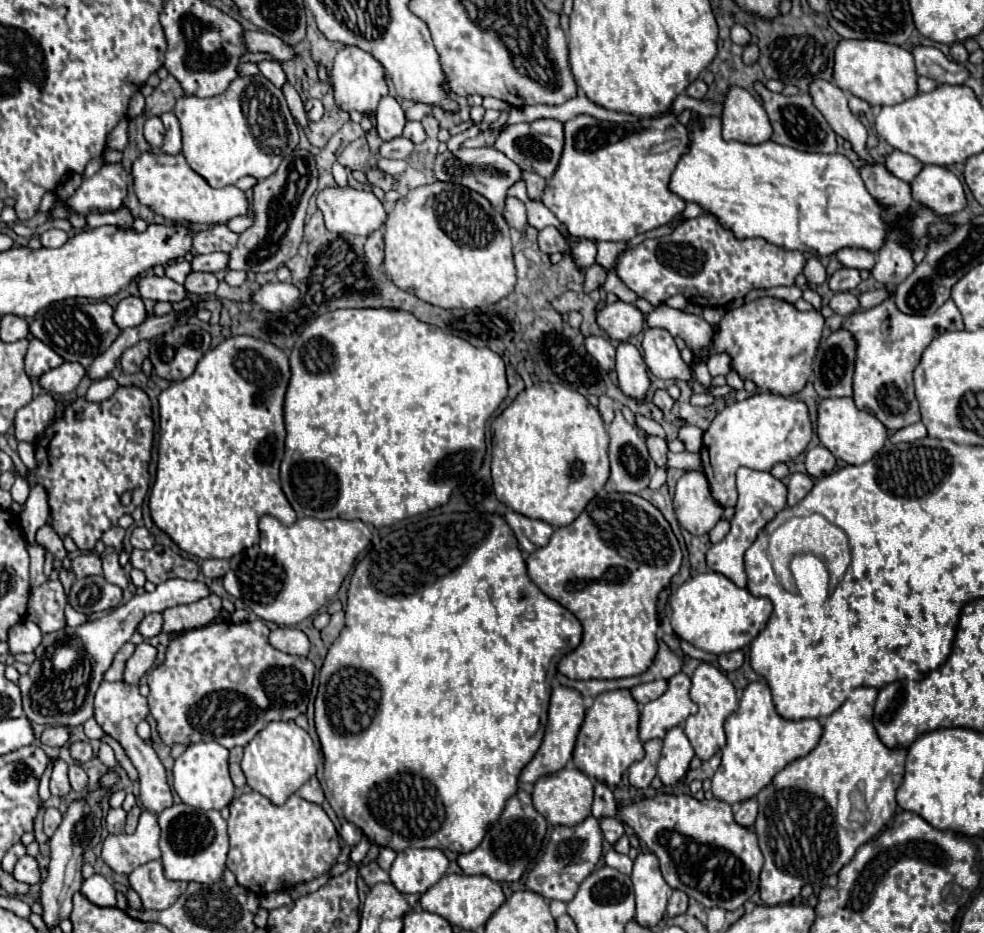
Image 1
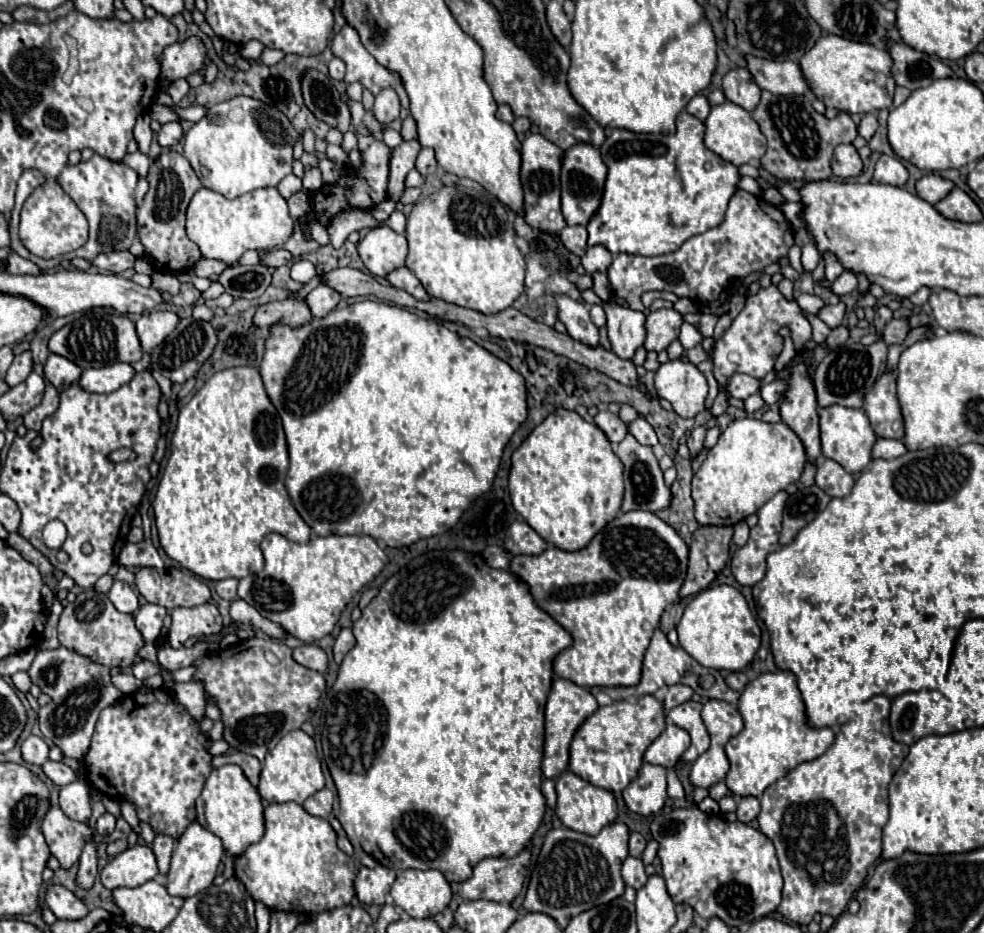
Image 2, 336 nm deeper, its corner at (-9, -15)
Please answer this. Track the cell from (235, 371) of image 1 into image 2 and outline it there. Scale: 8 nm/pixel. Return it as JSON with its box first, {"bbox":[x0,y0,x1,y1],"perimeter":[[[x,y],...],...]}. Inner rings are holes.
{"bbox":[153,366,311,580],"perimeter":[[[239,366],[211,376],[179,412],[171,440],[171,456],[153,500],[159,544],[165,554],[199,578],[225,580],[245,578],[263,570],[264,557],[259,544],[265,534],[277,532],[291,542],[309,542],[311,528],[293,508],[283,484],[287,468],[289,454],[285,432],[263,388],[259,370]]]}

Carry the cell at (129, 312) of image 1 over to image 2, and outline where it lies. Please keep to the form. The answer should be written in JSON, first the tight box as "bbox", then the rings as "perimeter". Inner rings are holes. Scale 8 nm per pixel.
{"bbox":[137,310,179,352],"perimeter":[[[171,310],[145,312],[137,320],[137,334],[139,334],[143,350],[151,352],[157,344],[161,344],[165,340],[165,336],[169,332],[173,332],[177,322],[179,322],[179,316],[175,312],[171,312]]]}

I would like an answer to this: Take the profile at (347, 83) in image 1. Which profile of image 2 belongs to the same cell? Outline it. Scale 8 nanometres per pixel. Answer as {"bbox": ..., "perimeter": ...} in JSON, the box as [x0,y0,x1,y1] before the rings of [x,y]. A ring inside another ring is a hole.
{"bbox":[331,24,409,108],"perimeter":[[[345,24],[331,42],[331,50],[337,58],[341,58],[347,64],[347,74],[345,74],[345,82],[361,82],[367,90],[371,90],[373,94],[379,94],[383,88],[395,88],[399,98],[401,98],[401,106],[409,108],[409,98],[407,92],[401,84],[399,74],[389,72],[385,66],[377,64],[377,60],[365,50],[365,46],[361,44],[357,30],[351,28],[349,24]]]}

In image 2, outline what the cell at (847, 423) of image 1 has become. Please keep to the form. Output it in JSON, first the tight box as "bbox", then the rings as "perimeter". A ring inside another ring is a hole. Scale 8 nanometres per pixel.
{"bbox":[819,404,875,474],"perimeter":[[[831,404],[829,408],[819,408],[819,426],[821,426],[823,456],[839,462],[849,474],[861,472],[871,462],[871,448],[875,444],[875,434],[863,410],[845,408],[839,404]]]}

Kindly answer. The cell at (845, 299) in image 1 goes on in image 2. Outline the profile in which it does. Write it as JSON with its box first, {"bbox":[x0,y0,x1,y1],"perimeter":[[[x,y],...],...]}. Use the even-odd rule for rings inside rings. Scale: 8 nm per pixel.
{"bbox":[885,318,911,344],"perimeter":[[[893,318],[887,326],[885,326],[885,342],[887,344],[903,344],[905,336],[909,334],[911,326],[907,322],[907,318]]]}

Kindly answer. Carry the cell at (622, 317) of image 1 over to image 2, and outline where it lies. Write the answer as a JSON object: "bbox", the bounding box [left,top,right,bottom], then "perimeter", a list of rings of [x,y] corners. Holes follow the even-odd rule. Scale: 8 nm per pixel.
{"bbox":[645,310,683,352],"perimeter":[[[655,310],[647,316],[647,340],[645,350],[661,352],[679,336],[683,316],[677,310]]]}

